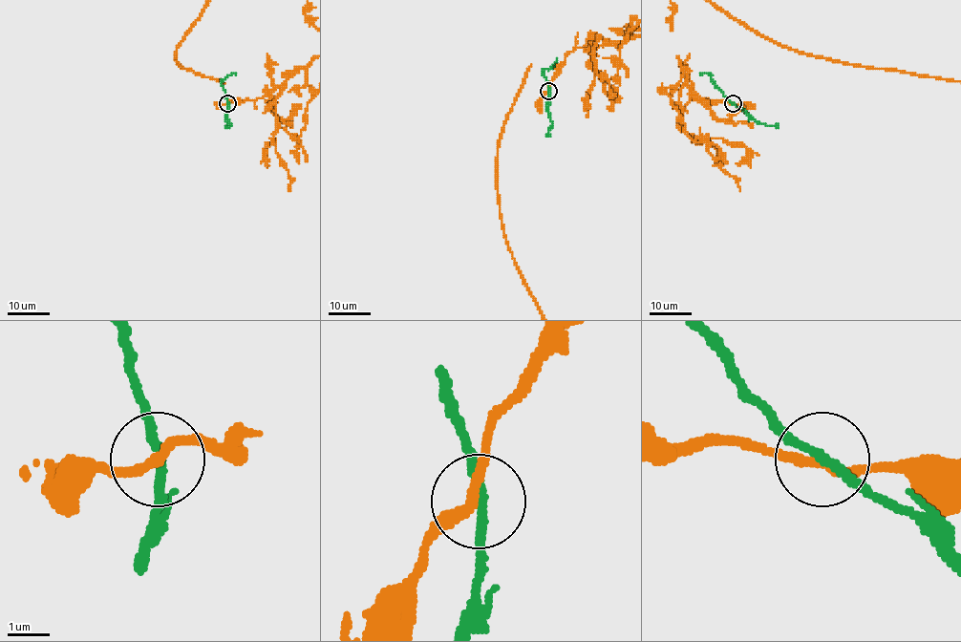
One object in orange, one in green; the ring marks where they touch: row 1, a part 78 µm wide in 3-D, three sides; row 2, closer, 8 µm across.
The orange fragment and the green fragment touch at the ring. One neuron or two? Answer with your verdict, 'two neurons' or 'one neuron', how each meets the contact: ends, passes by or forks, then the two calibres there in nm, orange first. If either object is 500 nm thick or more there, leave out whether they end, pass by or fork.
one neuron | orange passes by | green passes by | 240/200 nm

